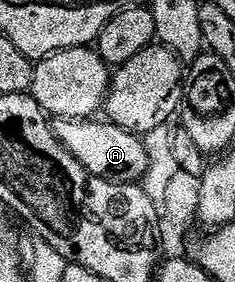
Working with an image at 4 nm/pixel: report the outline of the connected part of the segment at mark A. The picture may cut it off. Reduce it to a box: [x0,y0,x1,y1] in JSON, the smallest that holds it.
[53,119,147,185]

